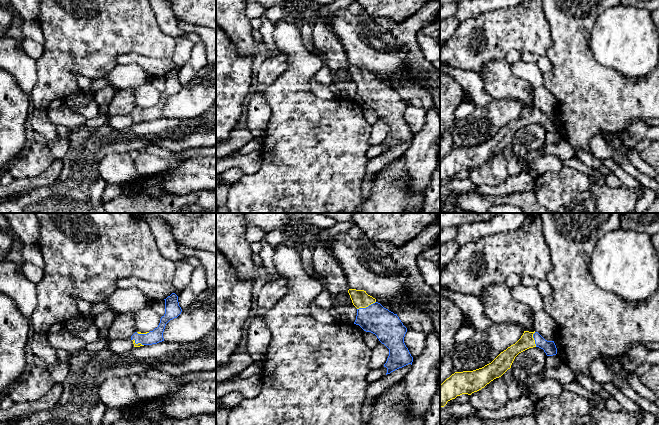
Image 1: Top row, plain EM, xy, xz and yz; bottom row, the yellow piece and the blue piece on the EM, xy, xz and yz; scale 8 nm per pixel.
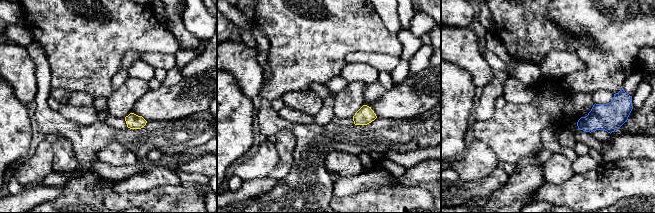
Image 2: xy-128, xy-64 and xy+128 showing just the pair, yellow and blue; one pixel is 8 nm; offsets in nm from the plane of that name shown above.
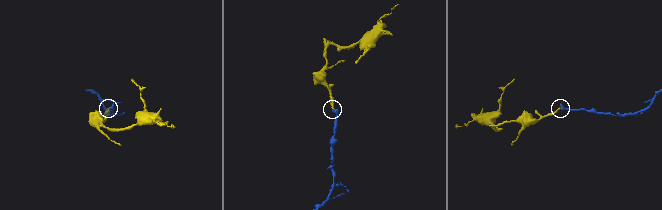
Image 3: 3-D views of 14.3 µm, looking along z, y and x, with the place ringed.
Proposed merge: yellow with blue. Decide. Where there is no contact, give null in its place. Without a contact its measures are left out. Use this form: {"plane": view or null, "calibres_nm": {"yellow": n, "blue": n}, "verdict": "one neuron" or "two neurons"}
{"plane": "xz", "calibres_nm": {"yellow": 140, "blue": 240}, "verdict": "one neuron"}

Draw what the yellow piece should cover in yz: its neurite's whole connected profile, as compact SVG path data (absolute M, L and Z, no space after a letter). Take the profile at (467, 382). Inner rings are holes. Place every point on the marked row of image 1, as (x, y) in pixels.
M524 331L521 338L501 352L491 363L473 371L455 372L440 385L440 406L462 394L471 395L484 388L496 378L501 377L511 365L515 357L533 347L544 350L547 356L557 354L554 341L545 340L538 332Z

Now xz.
M349 289L348 293L357 308L354 324L375 334L389 349L389 356L384 364L387 368L386 375L408 364L412 365L413 357L404 343L407 328L397 314L384 308L364 290Z

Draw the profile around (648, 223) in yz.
M620 213L620 228L651 237L659 233L659 213Z

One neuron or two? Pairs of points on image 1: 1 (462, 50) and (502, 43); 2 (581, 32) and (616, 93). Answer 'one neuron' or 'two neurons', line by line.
1: one neuron
2: one neuron

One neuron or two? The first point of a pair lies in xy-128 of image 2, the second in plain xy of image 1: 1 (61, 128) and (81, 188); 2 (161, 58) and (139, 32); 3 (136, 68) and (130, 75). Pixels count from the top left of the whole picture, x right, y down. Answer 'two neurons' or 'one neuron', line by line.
1: one neuron
2: two neurons
3: one neuron

